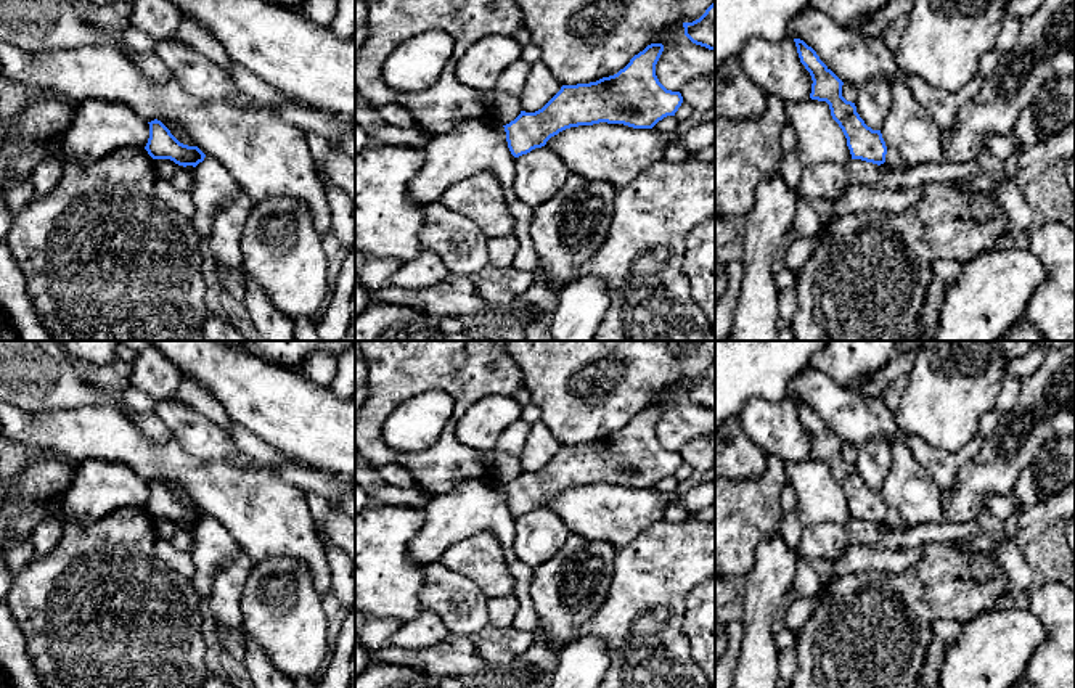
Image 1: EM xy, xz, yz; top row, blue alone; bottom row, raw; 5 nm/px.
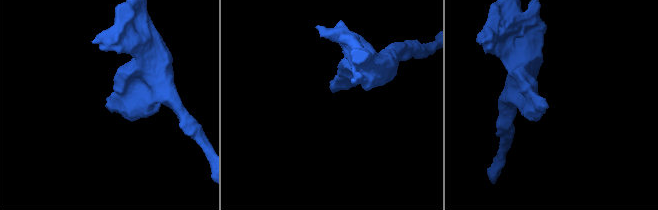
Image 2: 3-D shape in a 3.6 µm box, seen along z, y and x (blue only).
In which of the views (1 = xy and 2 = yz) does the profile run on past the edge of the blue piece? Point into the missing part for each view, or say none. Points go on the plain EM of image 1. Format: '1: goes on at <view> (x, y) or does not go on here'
1: does not go on here
2: does not go on here

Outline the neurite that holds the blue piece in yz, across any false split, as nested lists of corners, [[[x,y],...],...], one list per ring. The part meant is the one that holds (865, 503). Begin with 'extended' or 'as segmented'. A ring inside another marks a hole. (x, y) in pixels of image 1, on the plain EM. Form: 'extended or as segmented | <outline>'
as segmented | [[[794,399],[800,423],[811,436],[811,460],[826,461],[832,479],[842,489],[852,519],[884,524],[887,506],[881,490],[873,490],[856,473],[856,466],[842,457],[844,442],[820,420],[803,400]]]

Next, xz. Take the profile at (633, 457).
as segmented | [[[651,403],[617,434],[590,444],[562,445],[542,469],[535,473],[521,471],[514,481],[503,485],[511,514],[519,518],[542,508],[551,497],[570,487],[607,482],[633,489],[652,489],[664,477],[675,476],[683,457],[680,452],[667,450],[656,436],[656,424],[662,412],[662,403]]]

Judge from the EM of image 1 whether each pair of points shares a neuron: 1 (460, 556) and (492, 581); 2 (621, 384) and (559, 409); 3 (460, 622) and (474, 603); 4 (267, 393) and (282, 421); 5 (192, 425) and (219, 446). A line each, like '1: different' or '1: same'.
1: same
2: same
3: same
4: same
5: same

